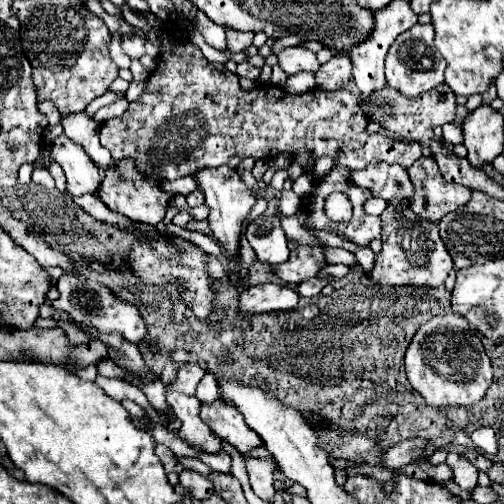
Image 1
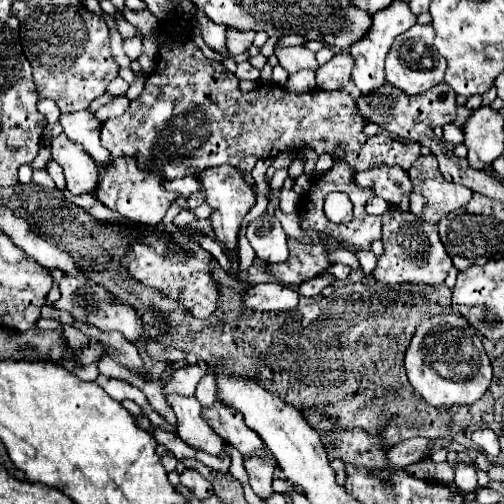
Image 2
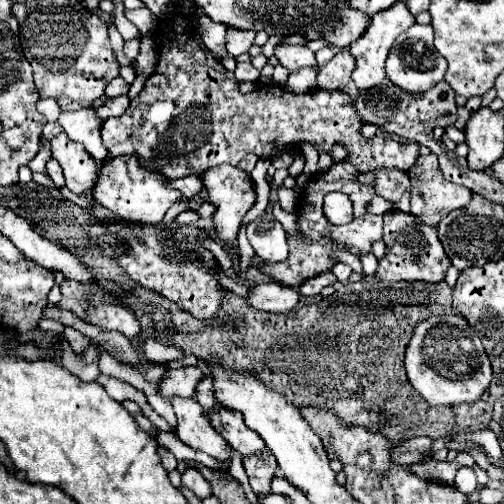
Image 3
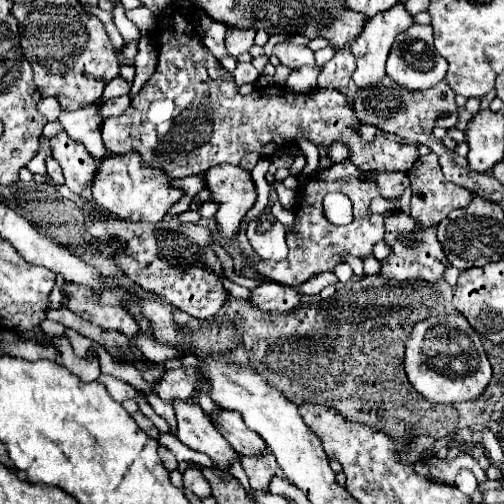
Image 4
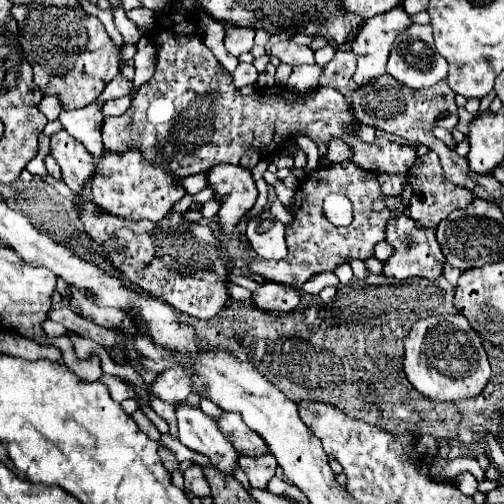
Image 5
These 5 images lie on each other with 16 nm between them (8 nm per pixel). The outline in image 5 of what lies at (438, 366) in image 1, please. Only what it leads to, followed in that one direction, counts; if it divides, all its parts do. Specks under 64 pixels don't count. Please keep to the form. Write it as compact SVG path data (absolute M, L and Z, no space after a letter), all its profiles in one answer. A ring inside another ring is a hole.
M438 314L418 320L404 344L408 382L432 402L460 402L478 396L490 382L490 362L476 330L460 314Z

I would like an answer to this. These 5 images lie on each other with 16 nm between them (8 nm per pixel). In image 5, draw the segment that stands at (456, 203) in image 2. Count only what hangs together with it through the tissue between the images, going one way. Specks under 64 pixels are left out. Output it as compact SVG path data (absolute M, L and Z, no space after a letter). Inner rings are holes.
M428 152L426 156L420 156L412 168L408 170L408 180L412 186L412 200L410 200L410 216L414 220L418 220L422 226L426 228L436 228L452 210L458 208L466 208L472 202L472 192L468 192L462 186L456 186L452 182L448 182L442 174L438 156L434 152Z

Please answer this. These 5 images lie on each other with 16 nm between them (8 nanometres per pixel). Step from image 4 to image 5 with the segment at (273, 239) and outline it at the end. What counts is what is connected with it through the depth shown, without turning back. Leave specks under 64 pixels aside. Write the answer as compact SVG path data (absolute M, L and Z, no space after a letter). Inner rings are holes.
M268 210L256 216L254 220L248 222L246 226L246 238L254 252L260 258L270 258L270 260L284 260L288 254L286 240L284 240L284 224L278 222Z

